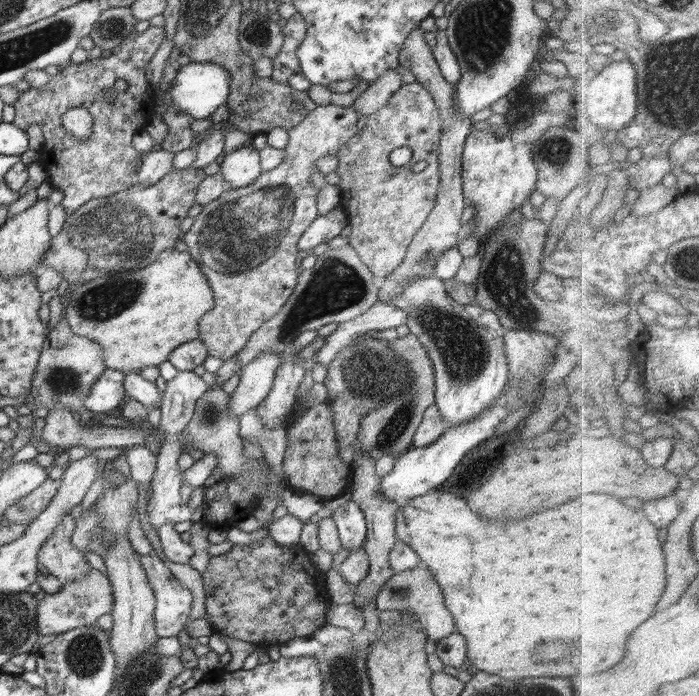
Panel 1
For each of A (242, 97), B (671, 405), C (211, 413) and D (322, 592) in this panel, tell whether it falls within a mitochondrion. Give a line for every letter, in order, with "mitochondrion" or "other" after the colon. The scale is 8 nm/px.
A: other
B: other
C: mitochondrion
D: other

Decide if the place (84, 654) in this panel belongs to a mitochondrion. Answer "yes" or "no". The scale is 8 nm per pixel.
yes

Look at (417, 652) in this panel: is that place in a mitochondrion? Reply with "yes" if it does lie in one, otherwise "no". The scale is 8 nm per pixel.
no

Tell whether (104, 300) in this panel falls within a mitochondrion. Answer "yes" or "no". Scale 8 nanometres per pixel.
yes

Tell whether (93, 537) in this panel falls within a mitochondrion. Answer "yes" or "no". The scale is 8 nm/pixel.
yes

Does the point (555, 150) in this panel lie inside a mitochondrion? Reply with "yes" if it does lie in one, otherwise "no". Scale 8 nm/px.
yes

